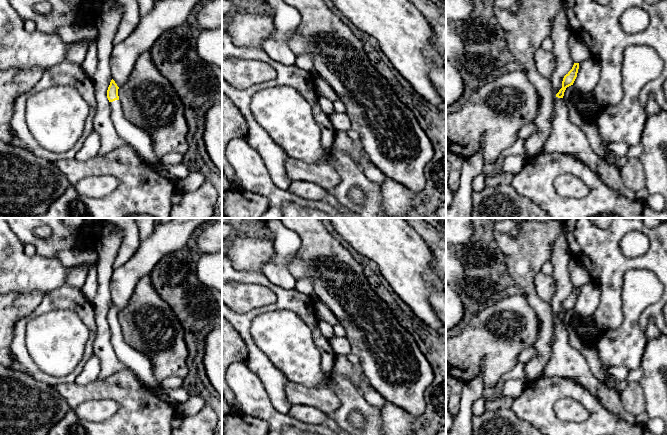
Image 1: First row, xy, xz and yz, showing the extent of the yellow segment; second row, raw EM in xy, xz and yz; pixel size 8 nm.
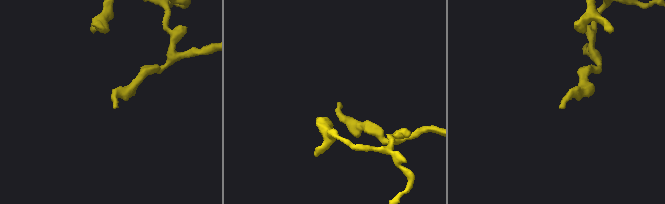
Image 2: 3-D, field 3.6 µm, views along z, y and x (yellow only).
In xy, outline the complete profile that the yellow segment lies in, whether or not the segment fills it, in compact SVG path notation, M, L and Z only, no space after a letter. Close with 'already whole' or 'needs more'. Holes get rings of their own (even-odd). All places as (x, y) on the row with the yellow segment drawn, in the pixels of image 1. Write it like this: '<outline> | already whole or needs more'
M112 79L107 90L107 98L111 108L110 117L116 132L122 140L132 146L142 156L144 161L148 163L161 163L161 159L154 153L150 135L124 117L118 89L119 87Z | needs more

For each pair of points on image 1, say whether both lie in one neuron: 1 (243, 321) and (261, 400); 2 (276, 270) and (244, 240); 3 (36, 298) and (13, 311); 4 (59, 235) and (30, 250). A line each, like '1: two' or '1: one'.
1: two
2: two
3: one
4: two

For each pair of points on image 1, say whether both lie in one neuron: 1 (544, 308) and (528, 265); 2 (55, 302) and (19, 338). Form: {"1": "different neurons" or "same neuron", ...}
{"1": "same neuron", "2": "same neuron"}

